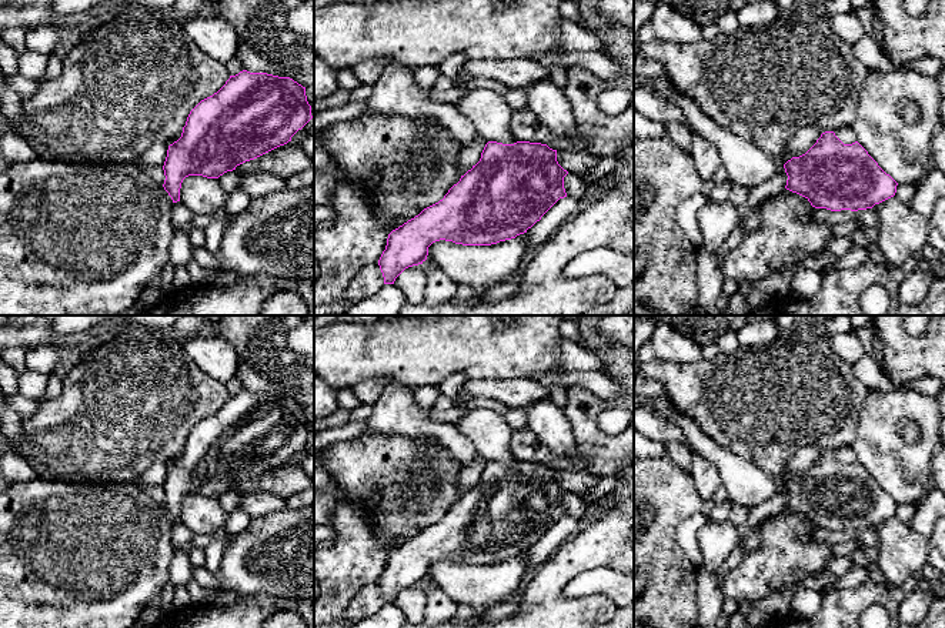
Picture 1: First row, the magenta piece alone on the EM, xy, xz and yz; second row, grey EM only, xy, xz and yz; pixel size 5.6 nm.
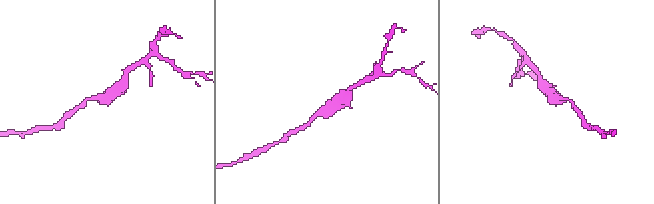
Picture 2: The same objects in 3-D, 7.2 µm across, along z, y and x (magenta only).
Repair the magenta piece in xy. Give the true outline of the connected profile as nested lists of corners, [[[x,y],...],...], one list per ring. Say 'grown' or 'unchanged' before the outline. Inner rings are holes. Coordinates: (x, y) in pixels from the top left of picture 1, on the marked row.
unchanged; [[[247,70],[230,76],[217,93],[190,111],[181,137],[168,146],[163,187],[173,203],[177,203],[186,177],[218,178],[237,166],[287,144],[311,118],[305,87],[293,78]]]

